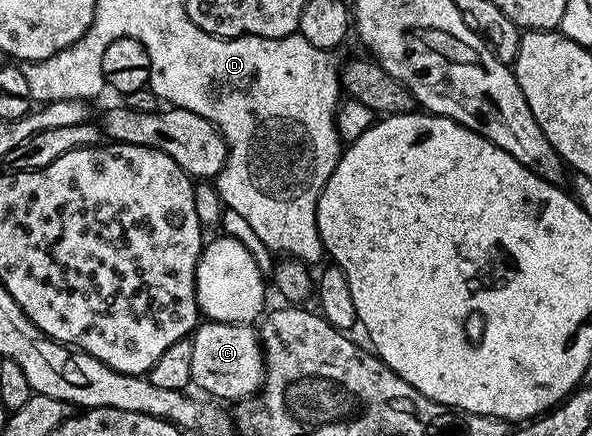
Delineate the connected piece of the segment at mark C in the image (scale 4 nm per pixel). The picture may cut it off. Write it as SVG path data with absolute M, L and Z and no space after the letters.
M204 319L197 324L191 338L194 352L190 375L192 385L200 388L201 394L224 403L235 403L259 394L264 385L264 351L260 334L251 324L239 325Z

